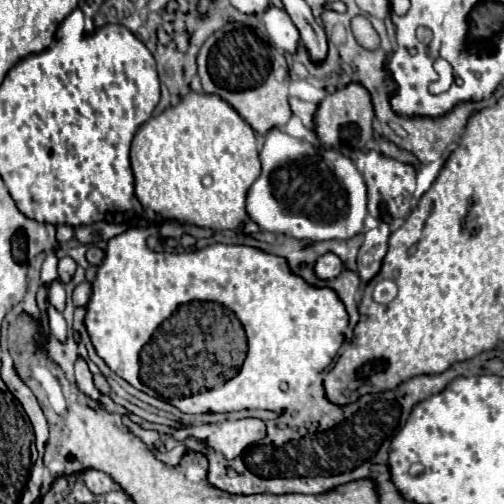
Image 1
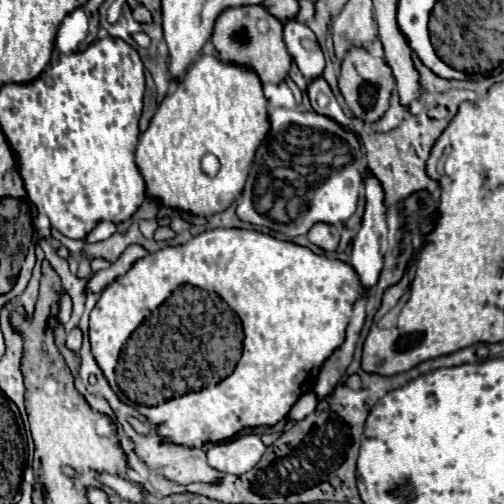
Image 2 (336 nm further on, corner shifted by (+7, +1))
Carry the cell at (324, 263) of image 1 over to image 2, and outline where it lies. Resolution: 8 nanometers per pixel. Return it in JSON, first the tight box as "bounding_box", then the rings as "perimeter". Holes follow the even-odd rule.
{"bounding_box":[308,222,340,250],"perimeter":[[[316,222],[316,226],[312,226],[312,230],[308,232],[308,240],[324,250],[336,250],[340,242],[340,230],[334,224]]]}

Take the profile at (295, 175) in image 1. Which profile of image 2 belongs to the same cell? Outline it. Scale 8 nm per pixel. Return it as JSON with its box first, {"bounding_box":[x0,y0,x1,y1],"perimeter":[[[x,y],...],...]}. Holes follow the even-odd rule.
{"bounding_box":[238,108,366,238],"perimeter":[[[288,108],[270,110],[270,124],[272,128],[262,146],[256,150],[254,166],[238,200],[238,218],[256,226],[266,226],[274,232],[282,232],[290,238],[306,234],[316,222],[346,222],[357,208],[360,186],[364,183],[362,168],[366,166],[366,152],[356,134],[342,128],[328,116],[316,112],[296,112]]]}

